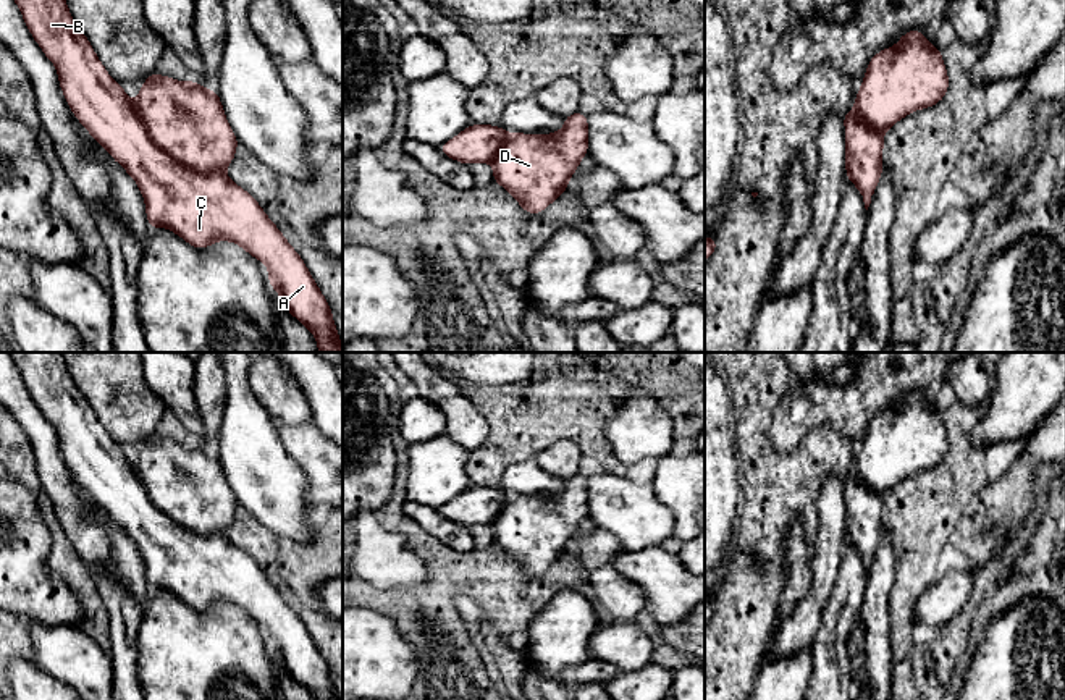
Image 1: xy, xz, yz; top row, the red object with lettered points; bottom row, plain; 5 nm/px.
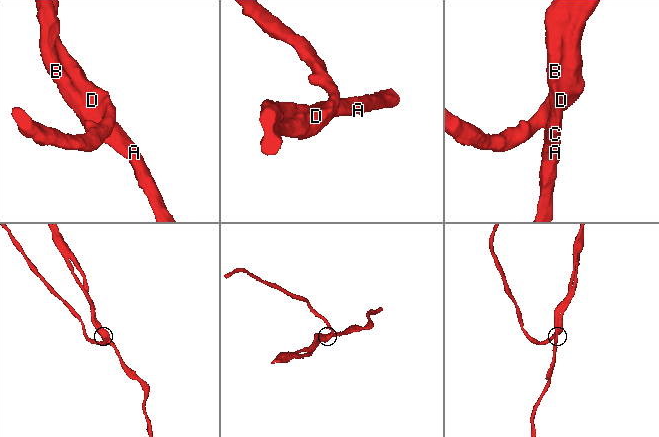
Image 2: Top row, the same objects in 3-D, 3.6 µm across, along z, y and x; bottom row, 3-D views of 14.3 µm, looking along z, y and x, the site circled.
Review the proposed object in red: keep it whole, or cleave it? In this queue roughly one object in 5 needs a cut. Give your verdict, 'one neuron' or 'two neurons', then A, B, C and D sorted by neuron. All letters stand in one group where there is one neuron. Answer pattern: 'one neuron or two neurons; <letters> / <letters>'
one neuron; A B C D

